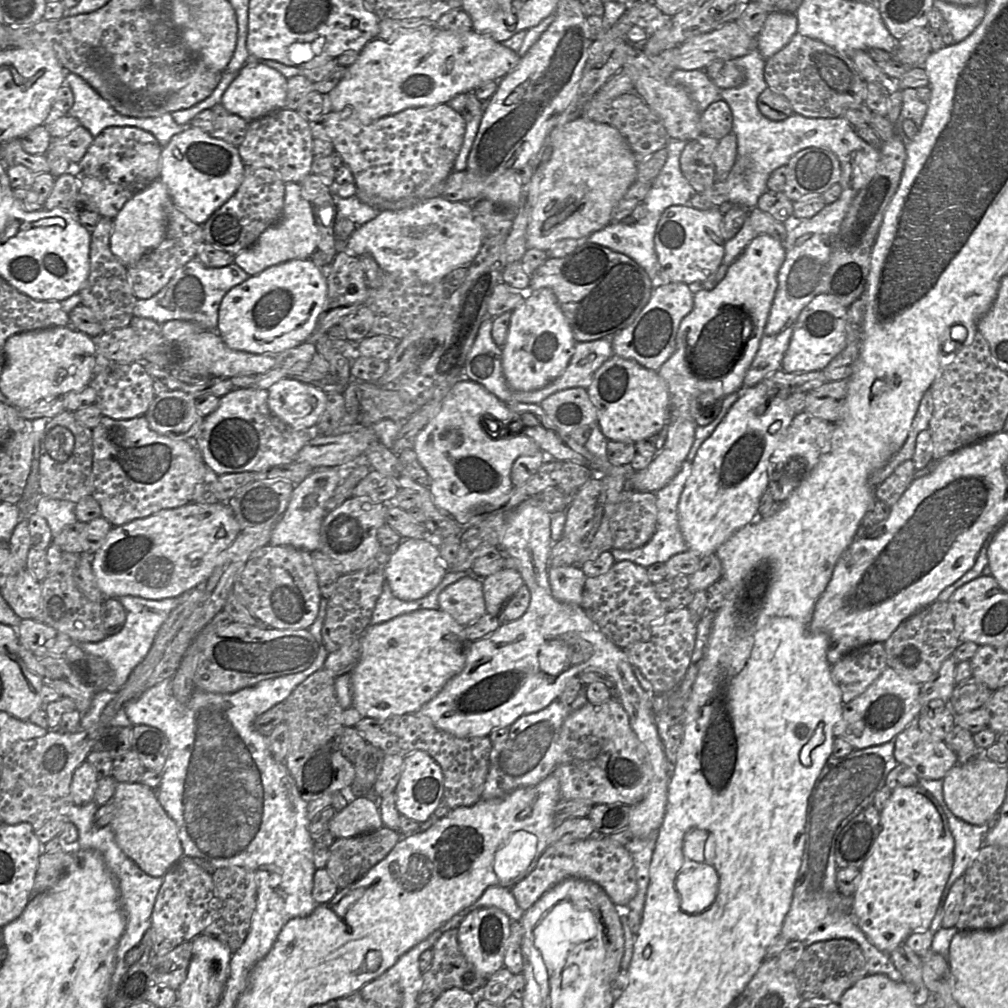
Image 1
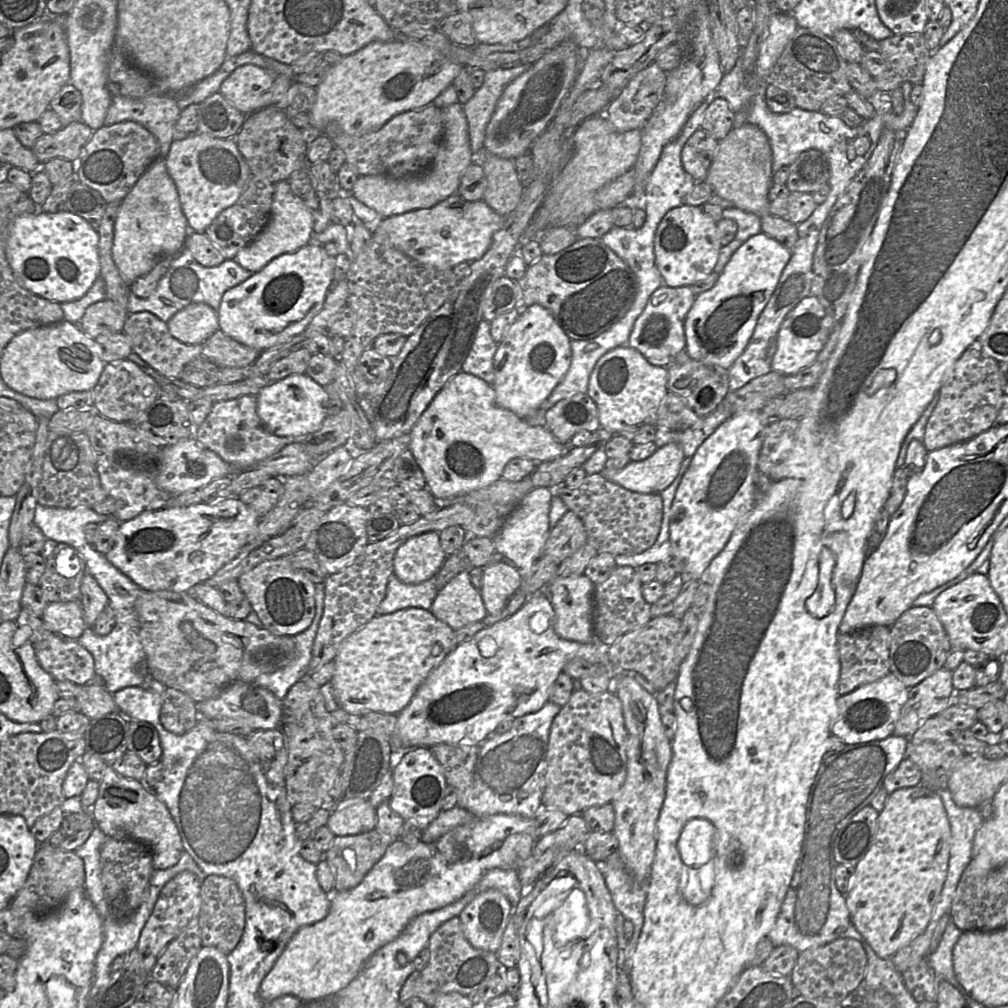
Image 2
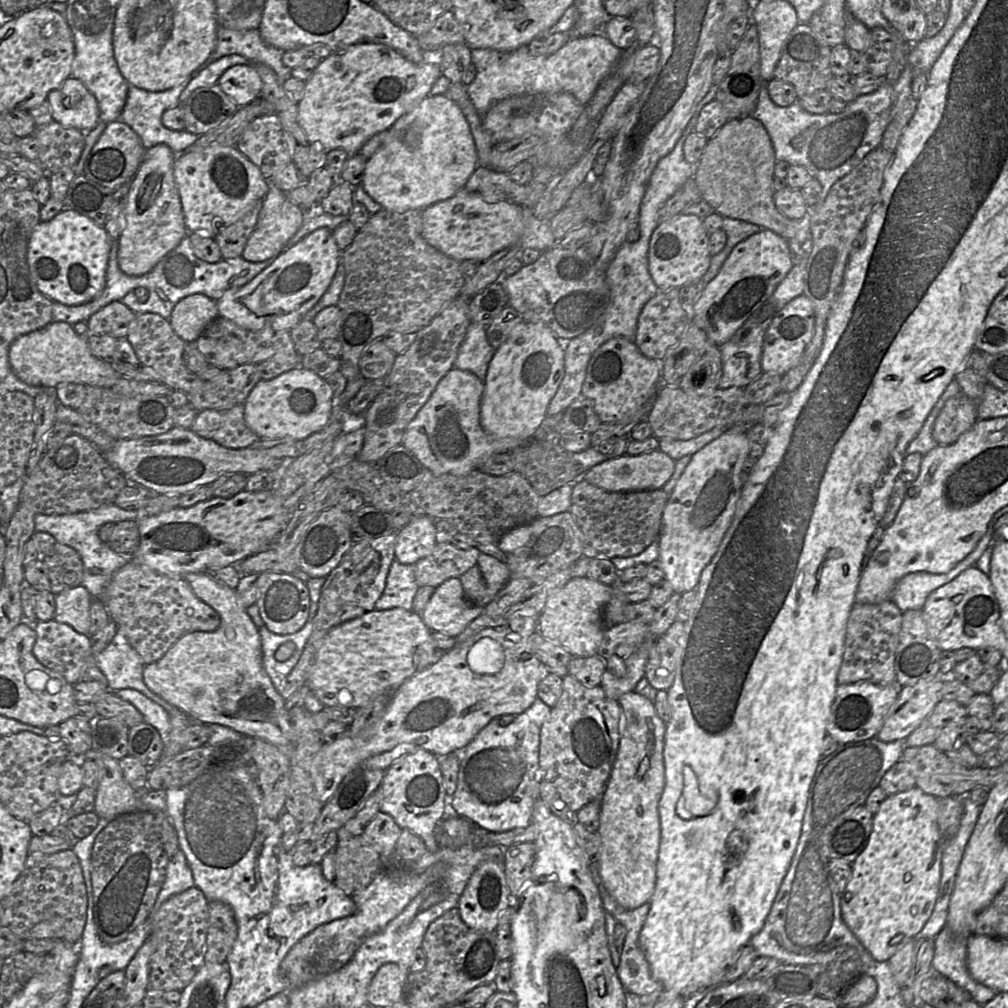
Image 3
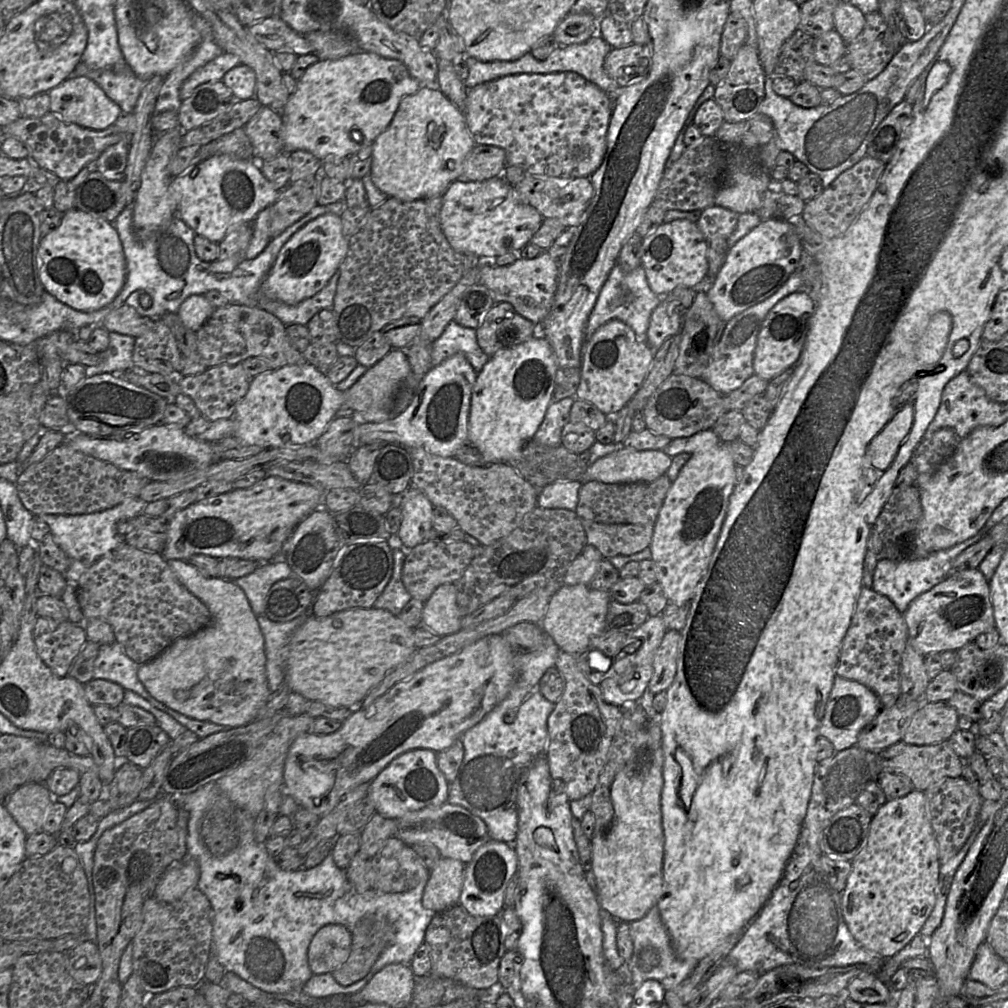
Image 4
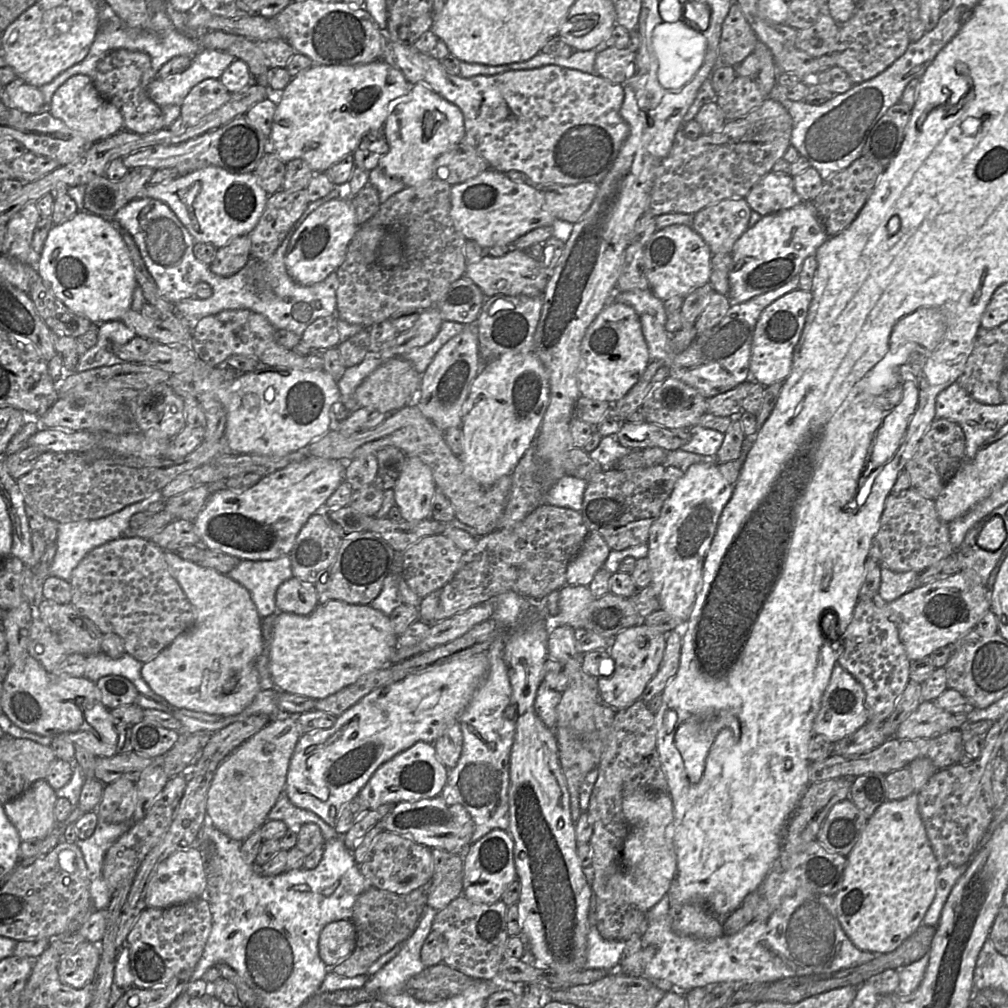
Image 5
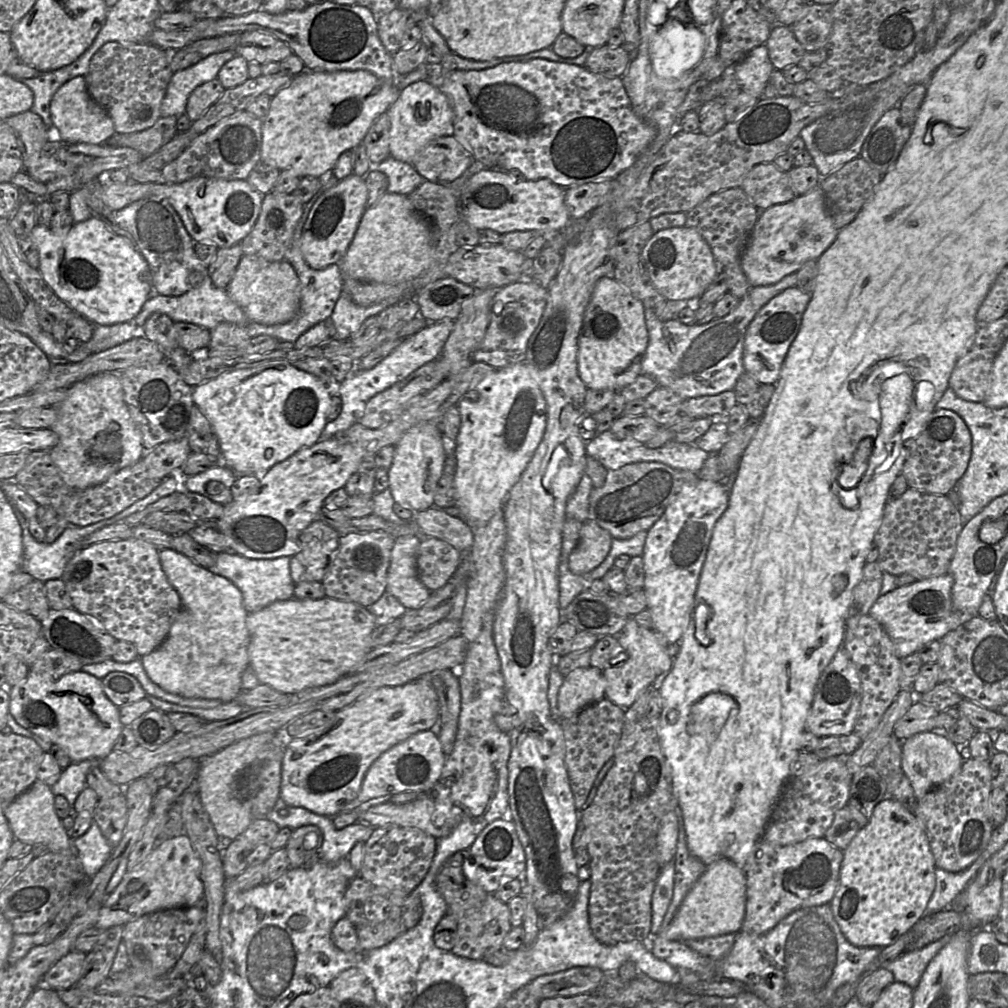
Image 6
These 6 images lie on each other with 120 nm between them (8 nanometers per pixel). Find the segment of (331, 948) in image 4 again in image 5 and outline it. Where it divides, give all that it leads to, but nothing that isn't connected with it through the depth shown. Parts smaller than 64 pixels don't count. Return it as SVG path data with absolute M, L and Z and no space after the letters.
M351 920L331 922L322 929L319 936L319 956L329 969L350 956L355 946L356 929Z

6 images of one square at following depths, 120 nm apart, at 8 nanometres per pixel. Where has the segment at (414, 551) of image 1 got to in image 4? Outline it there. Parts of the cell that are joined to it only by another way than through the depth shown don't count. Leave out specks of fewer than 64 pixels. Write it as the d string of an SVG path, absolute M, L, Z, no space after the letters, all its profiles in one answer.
M409 487L402 497L402 522L393 537L409 550L428 539L432 531L433 505L418 489Z

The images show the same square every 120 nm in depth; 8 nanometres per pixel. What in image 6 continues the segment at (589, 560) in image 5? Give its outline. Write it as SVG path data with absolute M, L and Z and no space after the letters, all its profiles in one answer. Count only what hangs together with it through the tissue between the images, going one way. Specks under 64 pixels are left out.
M583 522L579 542L568 558L569 569L577 575L586 575L607 557L612 544L610 533L596 522Z

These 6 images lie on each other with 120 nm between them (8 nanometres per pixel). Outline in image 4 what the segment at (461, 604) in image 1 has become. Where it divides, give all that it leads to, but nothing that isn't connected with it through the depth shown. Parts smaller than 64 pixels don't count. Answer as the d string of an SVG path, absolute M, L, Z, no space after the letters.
M445 583L438 586L425 602L421 625L442 637L458 632L462 617L455 584Z

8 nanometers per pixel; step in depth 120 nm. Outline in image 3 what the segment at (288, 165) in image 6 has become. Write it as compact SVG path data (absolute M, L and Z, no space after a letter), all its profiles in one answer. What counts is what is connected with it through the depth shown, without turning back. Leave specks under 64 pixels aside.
M363 43L337 50L322 59L311 78L305 82L304 96L298 102L300 126L310 144L321 143L327 152L340 148L349 156L358 154L372 136L388 130L398 118L428 96L441 75L437 59L430 58L423 64L415 64L384 44Z

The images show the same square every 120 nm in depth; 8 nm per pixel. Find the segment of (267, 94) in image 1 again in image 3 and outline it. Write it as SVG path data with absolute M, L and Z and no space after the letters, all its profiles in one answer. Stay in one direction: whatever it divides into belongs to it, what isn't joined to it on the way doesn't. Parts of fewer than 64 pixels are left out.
M252 64L235 65L226 70L217 83L238 107L260 97L262 80Z

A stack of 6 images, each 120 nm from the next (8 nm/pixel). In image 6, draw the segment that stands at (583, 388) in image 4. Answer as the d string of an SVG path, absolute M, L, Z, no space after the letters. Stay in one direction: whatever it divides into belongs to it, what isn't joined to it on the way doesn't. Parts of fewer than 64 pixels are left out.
M612 276L601 277L595 284L587 304L578 336L578 374L588 389L613 390L616 393L635 381L648 346L645 307Z

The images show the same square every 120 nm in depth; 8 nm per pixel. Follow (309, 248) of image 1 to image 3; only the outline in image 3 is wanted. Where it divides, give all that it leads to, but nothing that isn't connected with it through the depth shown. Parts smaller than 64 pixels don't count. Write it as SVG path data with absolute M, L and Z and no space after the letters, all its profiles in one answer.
M270 183L267 195L260 210L258 221L244 247L242 258L249 262L262 262L276 258L287 249L289 240L295 235L304 223L303 210L292 203L286 193Z

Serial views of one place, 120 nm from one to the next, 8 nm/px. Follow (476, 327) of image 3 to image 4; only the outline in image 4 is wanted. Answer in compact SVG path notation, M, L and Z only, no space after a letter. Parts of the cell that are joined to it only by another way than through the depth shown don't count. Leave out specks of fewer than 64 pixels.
M453 320L432 343L432 367L457 353L463 354L477 373L490 359L477 342L476 329L462 326Z

